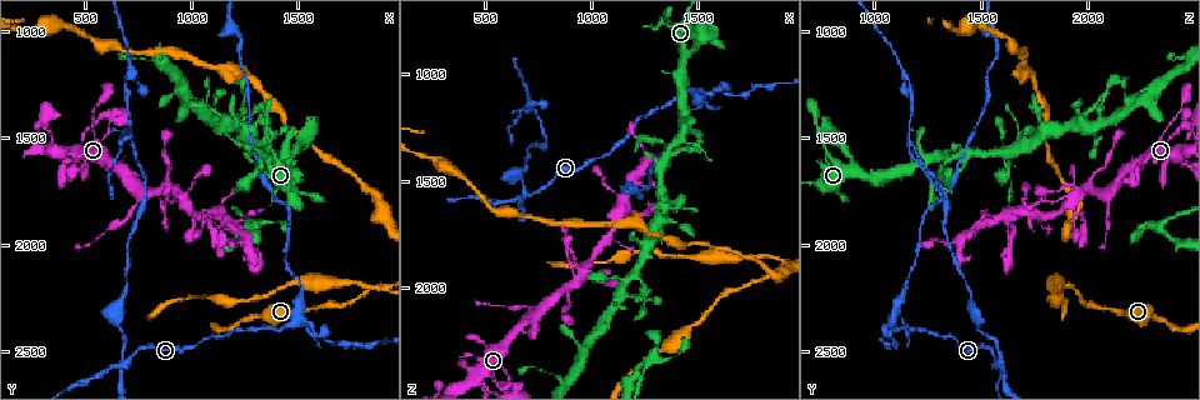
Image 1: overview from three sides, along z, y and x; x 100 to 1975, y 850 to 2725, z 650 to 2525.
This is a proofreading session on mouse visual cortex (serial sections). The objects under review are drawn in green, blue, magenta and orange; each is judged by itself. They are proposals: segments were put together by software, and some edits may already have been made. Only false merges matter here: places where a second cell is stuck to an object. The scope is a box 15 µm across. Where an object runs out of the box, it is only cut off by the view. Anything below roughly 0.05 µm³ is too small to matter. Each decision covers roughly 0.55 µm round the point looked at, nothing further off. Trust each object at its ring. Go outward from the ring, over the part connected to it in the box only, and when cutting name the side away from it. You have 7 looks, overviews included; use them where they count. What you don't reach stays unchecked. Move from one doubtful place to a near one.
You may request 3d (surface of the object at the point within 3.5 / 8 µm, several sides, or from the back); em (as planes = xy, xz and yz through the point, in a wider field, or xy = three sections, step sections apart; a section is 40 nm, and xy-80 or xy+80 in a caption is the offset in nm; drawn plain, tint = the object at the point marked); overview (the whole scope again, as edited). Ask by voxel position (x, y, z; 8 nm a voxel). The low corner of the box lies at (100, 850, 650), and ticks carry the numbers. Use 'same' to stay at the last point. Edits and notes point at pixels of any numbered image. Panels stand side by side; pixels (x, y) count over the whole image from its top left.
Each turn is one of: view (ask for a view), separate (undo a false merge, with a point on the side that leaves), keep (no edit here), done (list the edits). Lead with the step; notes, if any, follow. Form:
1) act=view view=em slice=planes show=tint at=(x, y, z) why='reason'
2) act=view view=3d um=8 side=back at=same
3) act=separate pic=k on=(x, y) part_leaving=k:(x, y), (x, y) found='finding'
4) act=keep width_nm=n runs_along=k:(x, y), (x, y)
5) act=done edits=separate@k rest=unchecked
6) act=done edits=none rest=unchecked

act=view view=3d um=3.5 at=(1330, 1630, 1320) why='three-way junction'

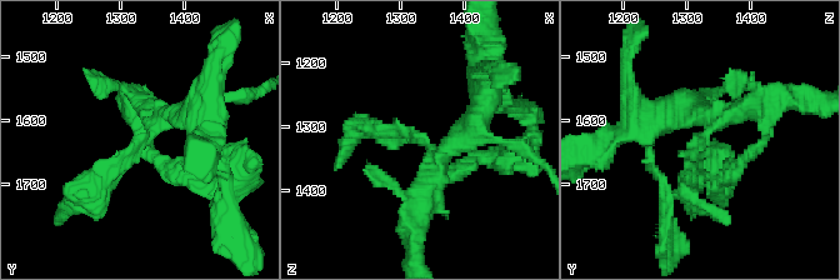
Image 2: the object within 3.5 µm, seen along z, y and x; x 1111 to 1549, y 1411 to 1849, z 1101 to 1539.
act=view view=em slice=xy step=3 show=tint at=(1335, 1635, 1325) arms=3 arm_widths_nm=250,250,300 why='need the tissue'

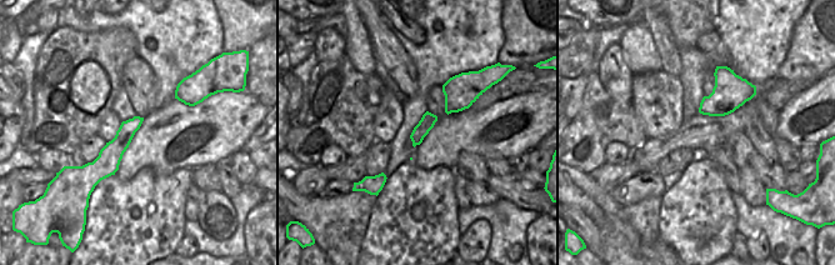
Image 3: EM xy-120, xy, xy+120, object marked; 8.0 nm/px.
act=view view=em slice=xy step=2 show=tint at=same

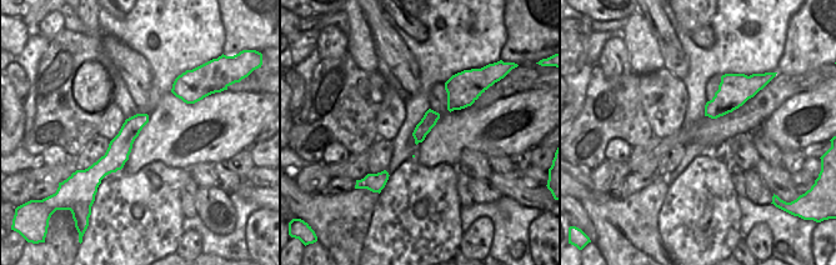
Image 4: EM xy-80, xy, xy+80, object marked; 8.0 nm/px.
act=keep runs_along=4:(144, 116), (90, 171) found='all the same cell'

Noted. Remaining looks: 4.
act=view view=3d um=8 at=(760, 1740, 2110) why='sudden change in width'

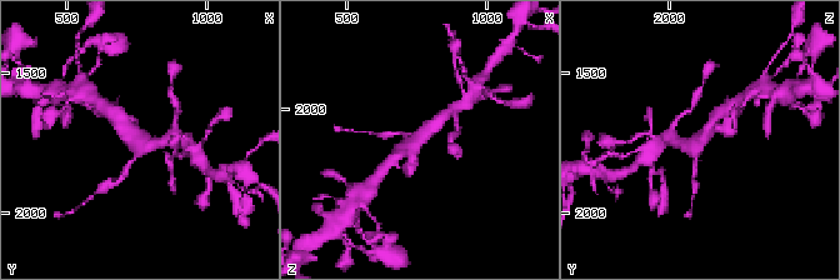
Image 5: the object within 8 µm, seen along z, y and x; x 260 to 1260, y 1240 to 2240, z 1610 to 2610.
act=view view=em slice=xy step=1 show=tint at=(770, 1740, 2110) arms=3 arm_widths_nm=100,300,300

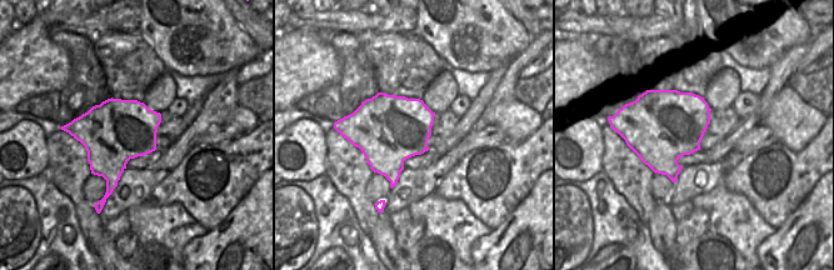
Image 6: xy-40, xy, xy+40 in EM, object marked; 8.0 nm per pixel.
act=keep runs_along=5:(396, 154), (409, 149), (448, 113) found='continuous, no second cell'

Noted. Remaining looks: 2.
act=view view=3d um=3.5 at=(680, 2550, 1570) why='sharp bend'

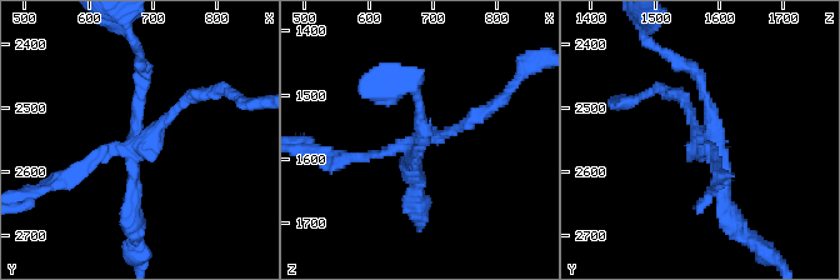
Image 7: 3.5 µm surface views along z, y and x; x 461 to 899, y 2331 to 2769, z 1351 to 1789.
act=view view=em slice=planes show=tint at=(680, 2555, 1575) why='shape alone is not enough'

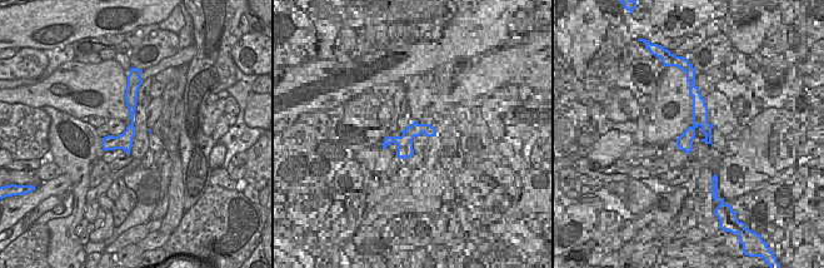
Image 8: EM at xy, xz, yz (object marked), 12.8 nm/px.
act=separate pic=7 on=(136, 198) width_nm=200 part_leaving=7:(135, 133), (146, 75), (135, 44) found='two cells meet here'

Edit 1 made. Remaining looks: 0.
act=done edits=separate@7 rest=unchecked

